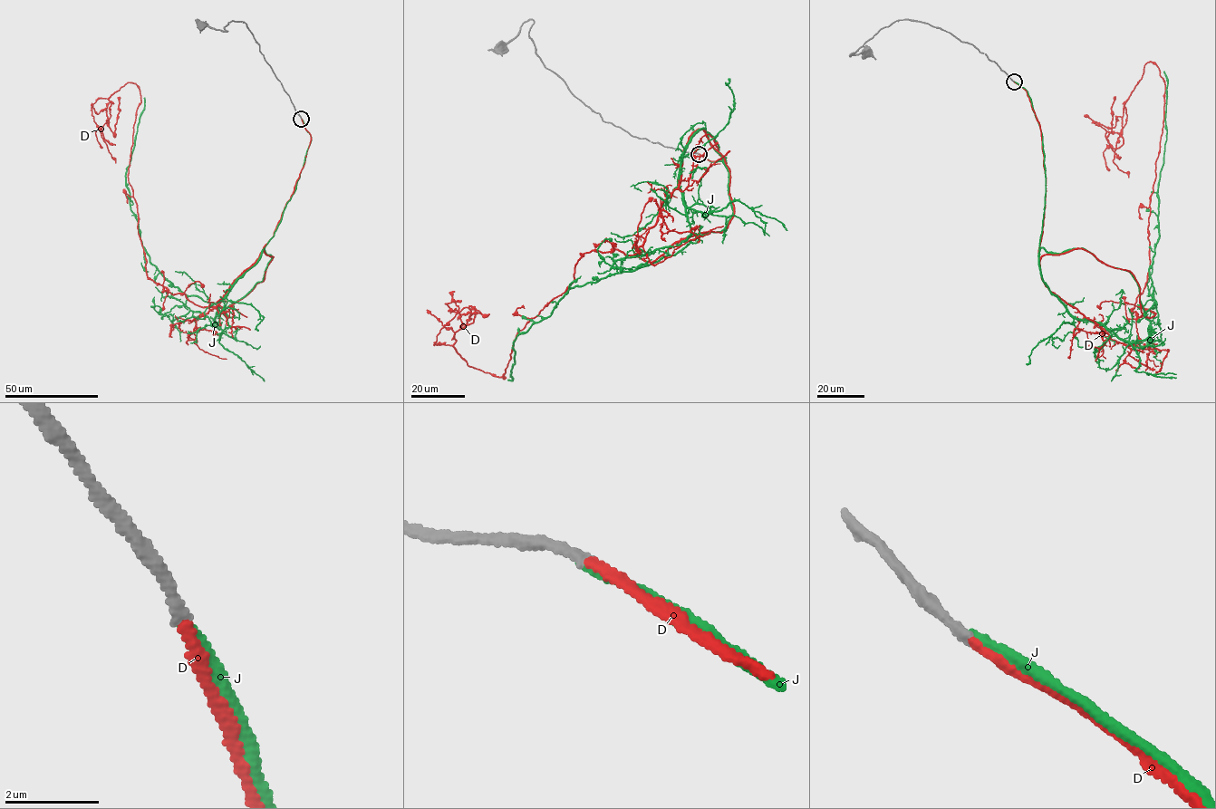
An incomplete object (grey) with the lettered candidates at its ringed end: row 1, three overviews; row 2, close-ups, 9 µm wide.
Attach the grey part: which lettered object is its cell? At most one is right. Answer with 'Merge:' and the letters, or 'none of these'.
Merge: D

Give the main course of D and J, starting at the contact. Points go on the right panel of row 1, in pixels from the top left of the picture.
D: (1014, 81), (1042, 141), (1038, 256), (1132, 273), (1149, 318), (1157, 65), (1115, 149), (1115, 96)
J: (1014, 81), (1045, 153), (1038, 246), (1127, 270), (1144, 313), (1163, 72)

